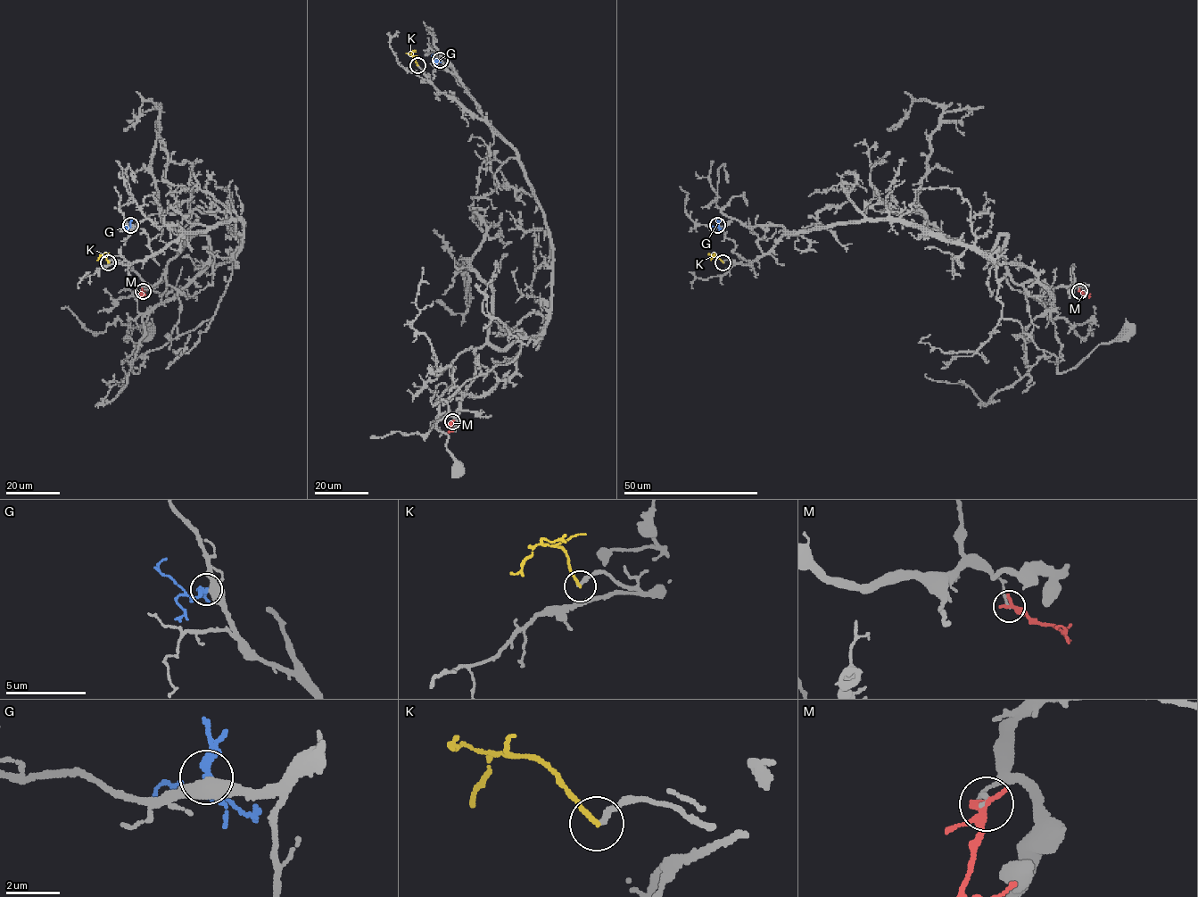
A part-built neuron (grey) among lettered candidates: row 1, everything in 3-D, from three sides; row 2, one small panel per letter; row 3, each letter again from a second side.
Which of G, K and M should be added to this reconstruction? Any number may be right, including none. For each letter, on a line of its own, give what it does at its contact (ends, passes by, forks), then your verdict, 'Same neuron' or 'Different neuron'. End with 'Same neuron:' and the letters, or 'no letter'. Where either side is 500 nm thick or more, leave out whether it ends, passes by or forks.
G: It passes by. Different neuron
K: It ends there. Different neuron
M: It passes by. Different neuron
Same neuron: no letter

